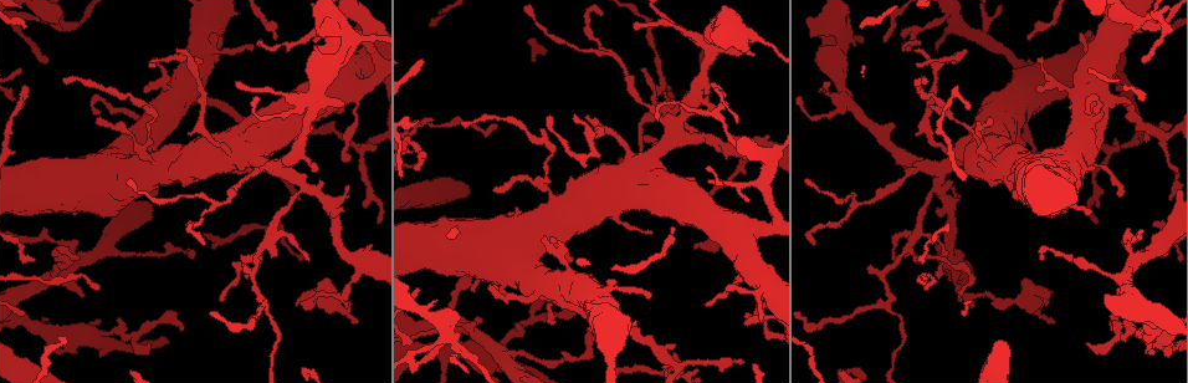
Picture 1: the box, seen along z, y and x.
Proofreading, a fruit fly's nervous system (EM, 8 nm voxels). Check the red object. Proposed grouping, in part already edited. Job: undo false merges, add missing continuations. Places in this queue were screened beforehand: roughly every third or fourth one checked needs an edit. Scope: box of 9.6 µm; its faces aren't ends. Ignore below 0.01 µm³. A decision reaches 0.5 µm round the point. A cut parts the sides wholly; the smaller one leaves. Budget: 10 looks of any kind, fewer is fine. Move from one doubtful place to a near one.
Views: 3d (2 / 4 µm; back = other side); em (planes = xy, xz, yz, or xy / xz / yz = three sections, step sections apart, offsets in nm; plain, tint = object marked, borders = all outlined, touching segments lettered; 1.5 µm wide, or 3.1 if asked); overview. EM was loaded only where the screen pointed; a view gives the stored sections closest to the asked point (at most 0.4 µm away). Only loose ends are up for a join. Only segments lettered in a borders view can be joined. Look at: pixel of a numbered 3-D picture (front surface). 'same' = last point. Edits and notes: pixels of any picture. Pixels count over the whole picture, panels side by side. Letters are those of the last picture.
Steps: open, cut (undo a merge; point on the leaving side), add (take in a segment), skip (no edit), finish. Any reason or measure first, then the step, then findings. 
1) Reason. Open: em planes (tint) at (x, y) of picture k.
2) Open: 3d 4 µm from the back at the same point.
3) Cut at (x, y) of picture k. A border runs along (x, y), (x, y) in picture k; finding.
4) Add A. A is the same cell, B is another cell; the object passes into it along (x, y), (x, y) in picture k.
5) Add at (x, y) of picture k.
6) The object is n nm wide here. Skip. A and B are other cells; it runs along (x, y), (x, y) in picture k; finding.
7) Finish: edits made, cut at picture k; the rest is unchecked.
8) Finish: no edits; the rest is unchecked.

An open end. Open: em planes (plain) at (474, 291) of picture 1.

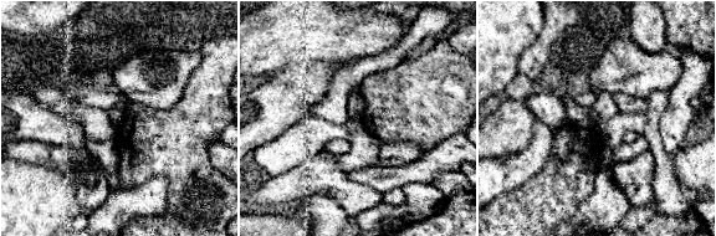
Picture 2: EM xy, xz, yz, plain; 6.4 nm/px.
Open: em planes (borders) at the same point.

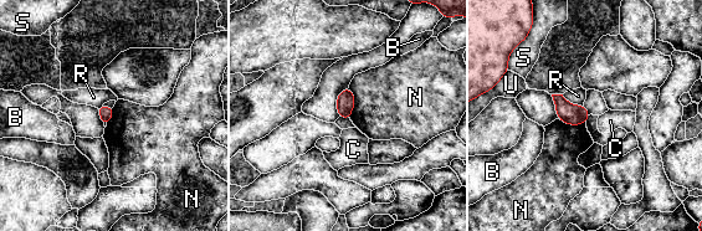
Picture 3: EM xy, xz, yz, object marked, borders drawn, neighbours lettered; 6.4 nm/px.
The object is 90 nm wide here; the longest contact is with N, 200 nm. Skip. B, C, N, R, S and U are other cells; no lettered segment goes on from it.

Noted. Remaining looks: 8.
Thin end. Open: em planes (borders) at (1089, 344) of picture 1.

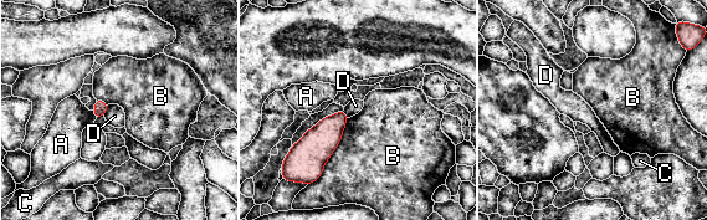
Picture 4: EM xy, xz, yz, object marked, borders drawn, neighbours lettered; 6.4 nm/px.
The object is 90 nm wide here. Skip. A, B, C and D are other cells; a border runs along (92, 111), (96, 118) in picture 4; no lettered segment goes on from it.

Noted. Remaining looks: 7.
Branch stops here. Open: 3d 2 µm at (713, 106) of picture 1.

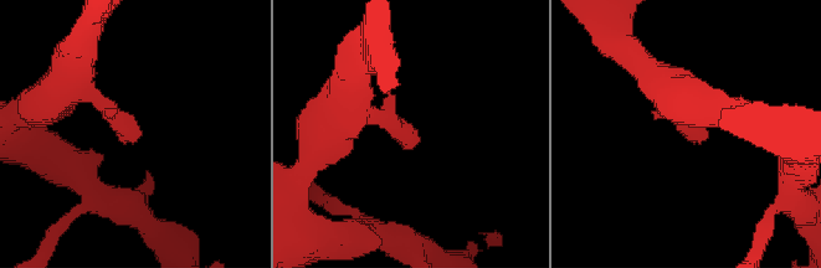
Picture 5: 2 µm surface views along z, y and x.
Now the EM. Open: em planes (borders) at (138, 138) of picture 5.

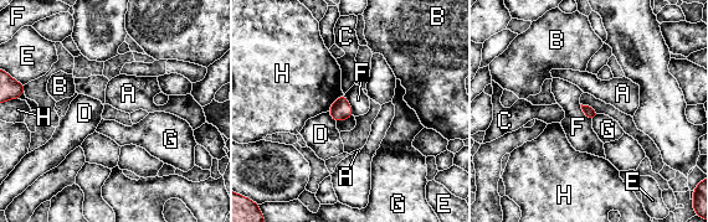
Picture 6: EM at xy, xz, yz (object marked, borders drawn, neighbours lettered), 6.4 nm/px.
Skip. A, B, C, D, E, F, G and H are other cells; a border runs along (344, 94), (354, 114) in picture 6; no lettered segment goes on from it.

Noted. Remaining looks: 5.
Thick end. Open: 3d 4 µm at (612, 280) of picture 1.

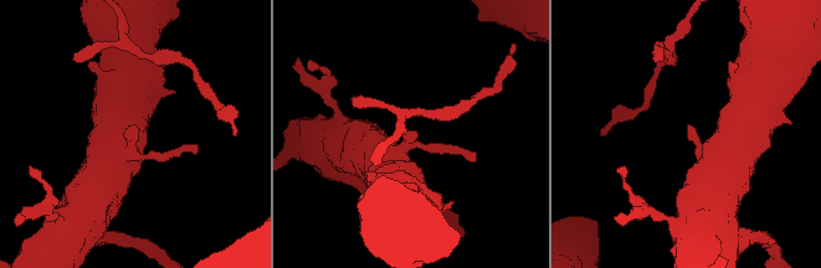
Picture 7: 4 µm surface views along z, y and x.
Open: em planes (plain) at (131, 126) of picture 7.

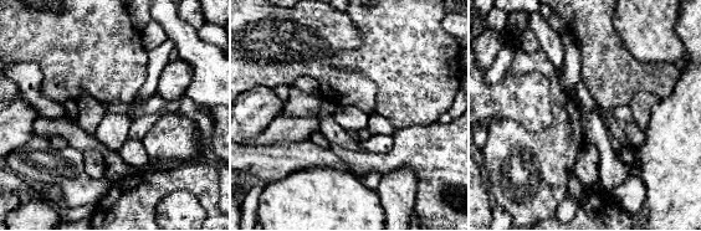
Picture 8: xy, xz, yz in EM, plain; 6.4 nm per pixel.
Open: em planes (borders) at the same point.

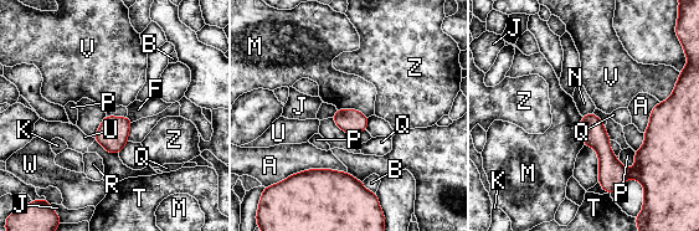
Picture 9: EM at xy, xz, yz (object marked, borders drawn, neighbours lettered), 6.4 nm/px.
Skip. A, B, F, J, K, M, N, P, Q, R, T, U, V, W and Z are other cells; it runs along (662, 108), (641, 163), (606, 186) in picture 9; none of them fits.

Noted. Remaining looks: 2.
Finish: no edits; the rest is unchecked.

